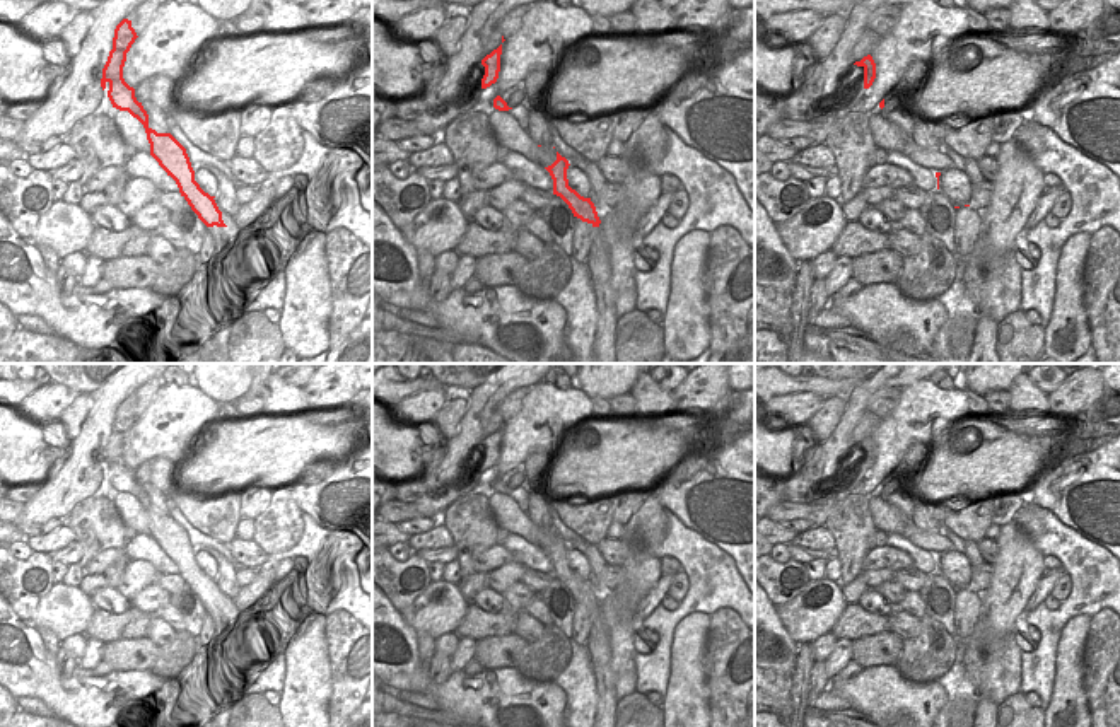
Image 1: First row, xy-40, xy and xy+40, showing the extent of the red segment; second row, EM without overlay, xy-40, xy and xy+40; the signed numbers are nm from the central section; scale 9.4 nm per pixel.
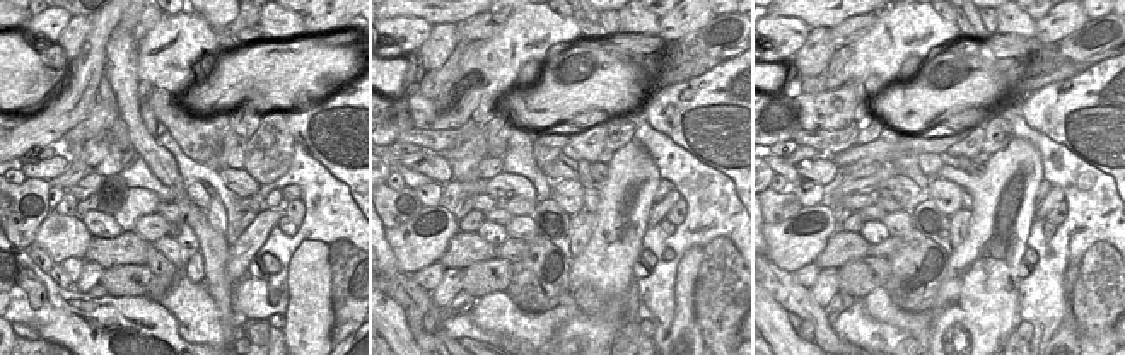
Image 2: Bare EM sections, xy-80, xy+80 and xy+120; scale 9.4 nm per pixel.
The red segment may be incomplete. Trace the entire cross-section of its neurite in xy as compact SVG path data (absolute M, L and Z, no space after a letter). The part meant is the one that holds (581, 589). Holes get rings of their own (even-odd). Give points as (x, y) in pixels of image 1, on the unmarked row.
M557 534L557 543L551 548L545 550L553 561L553 577L560 579L569 587L574 599L591 606L592 609L599 609L601 602L591 580L580 579L569 568L569 548L569 543Z

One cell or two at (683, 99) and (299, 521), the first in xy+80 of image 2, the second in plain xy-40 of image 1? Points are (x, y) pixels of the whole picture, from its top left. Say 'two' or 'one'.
two

